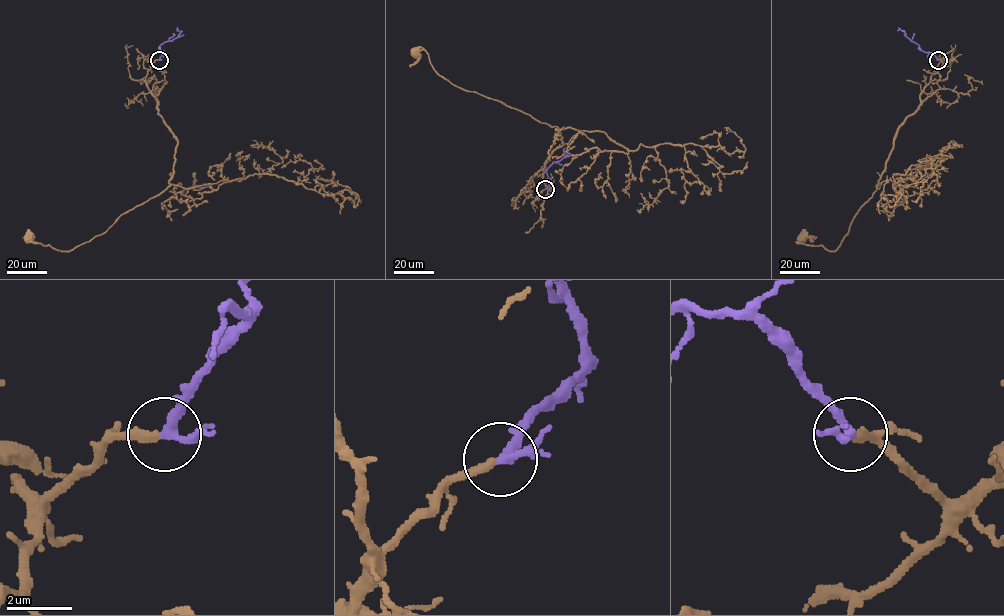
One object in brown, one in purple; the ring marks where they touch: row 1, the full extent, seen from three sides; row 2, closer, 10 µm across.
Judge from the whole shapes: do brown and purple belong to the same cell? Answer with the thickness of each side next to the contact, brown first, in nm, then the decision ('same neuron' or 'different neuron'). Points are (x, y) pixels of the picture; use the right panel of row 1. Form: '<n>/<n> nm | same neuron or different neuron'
280/260 nm | same neuron

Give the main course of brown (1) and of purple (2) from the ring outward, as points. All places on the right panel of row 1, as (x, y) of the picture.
1: (938, 59), (943, 65), (900, 126), (876, 190), (839, 245), (829, 251), (799, 242), (804, 238)
2: (938, 59), (932, 53), (923, 51), (900, 29), (897, 31)

